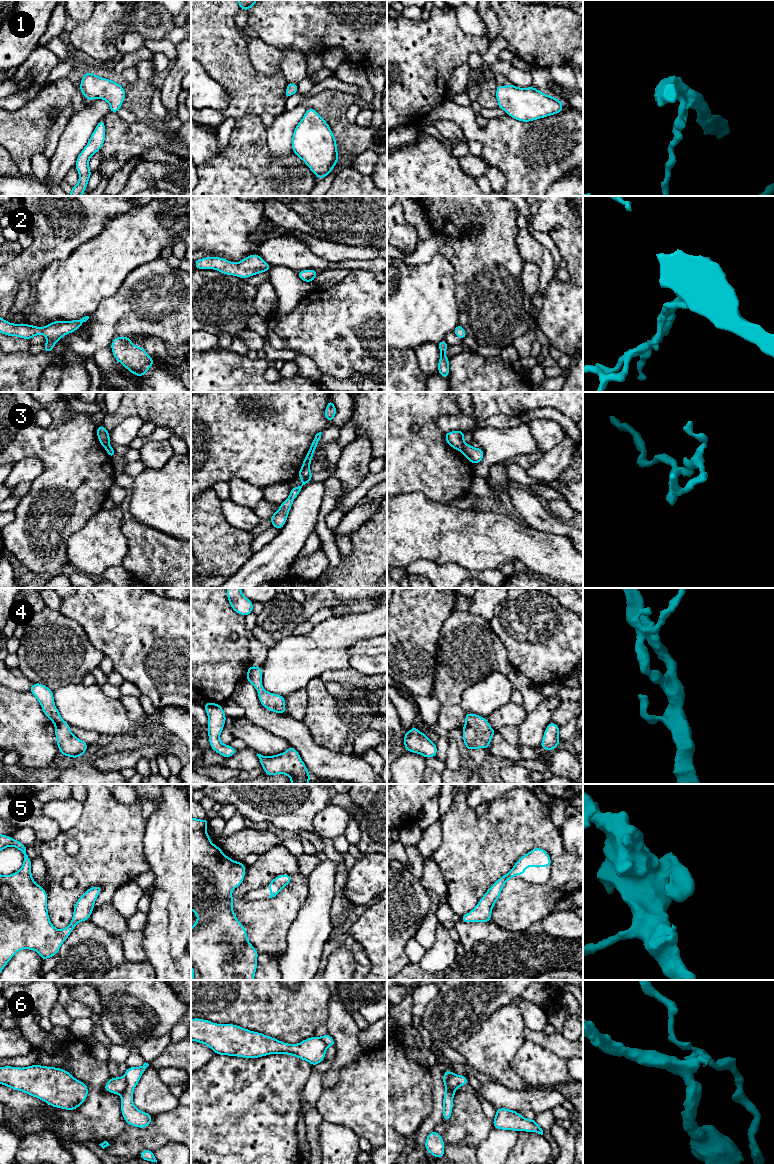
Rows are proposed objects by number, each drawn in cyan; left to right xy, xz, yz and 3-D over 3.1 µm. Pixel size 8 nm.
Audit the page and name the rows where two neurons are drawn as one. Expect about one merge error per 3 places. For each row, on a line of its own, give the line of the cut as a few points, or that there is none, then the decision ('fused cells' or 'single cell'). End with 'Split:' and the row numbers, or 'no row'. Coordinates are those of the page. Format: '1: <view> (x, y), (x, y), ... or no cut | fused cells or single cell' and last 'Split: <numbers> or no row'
1: no cut | single cell
2: no cut | single cell
3: xz (308, 466), (301, 468) | fused cells
4: no cut | single cell
5: no cut | single cell
6: yz (453, 1073), (447, 1082), (447, 1087), (454, 1094) | fused cells
Split: 3, 6

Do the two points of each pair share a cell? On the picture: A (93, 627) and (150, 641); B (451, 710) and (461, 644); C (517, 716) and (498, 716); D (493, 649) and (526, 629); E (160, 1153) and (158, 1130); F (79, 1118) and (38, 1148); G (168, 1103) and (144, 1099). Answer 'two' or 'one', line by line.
A: one
B: one
C: one
D: two
E: two
F: two
G: one

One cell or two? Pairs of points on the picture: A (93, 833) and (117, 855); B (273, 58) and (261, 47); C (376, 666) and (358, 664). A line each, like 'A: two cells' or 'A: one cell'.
A: one cell
B: one cell
C: one cell

